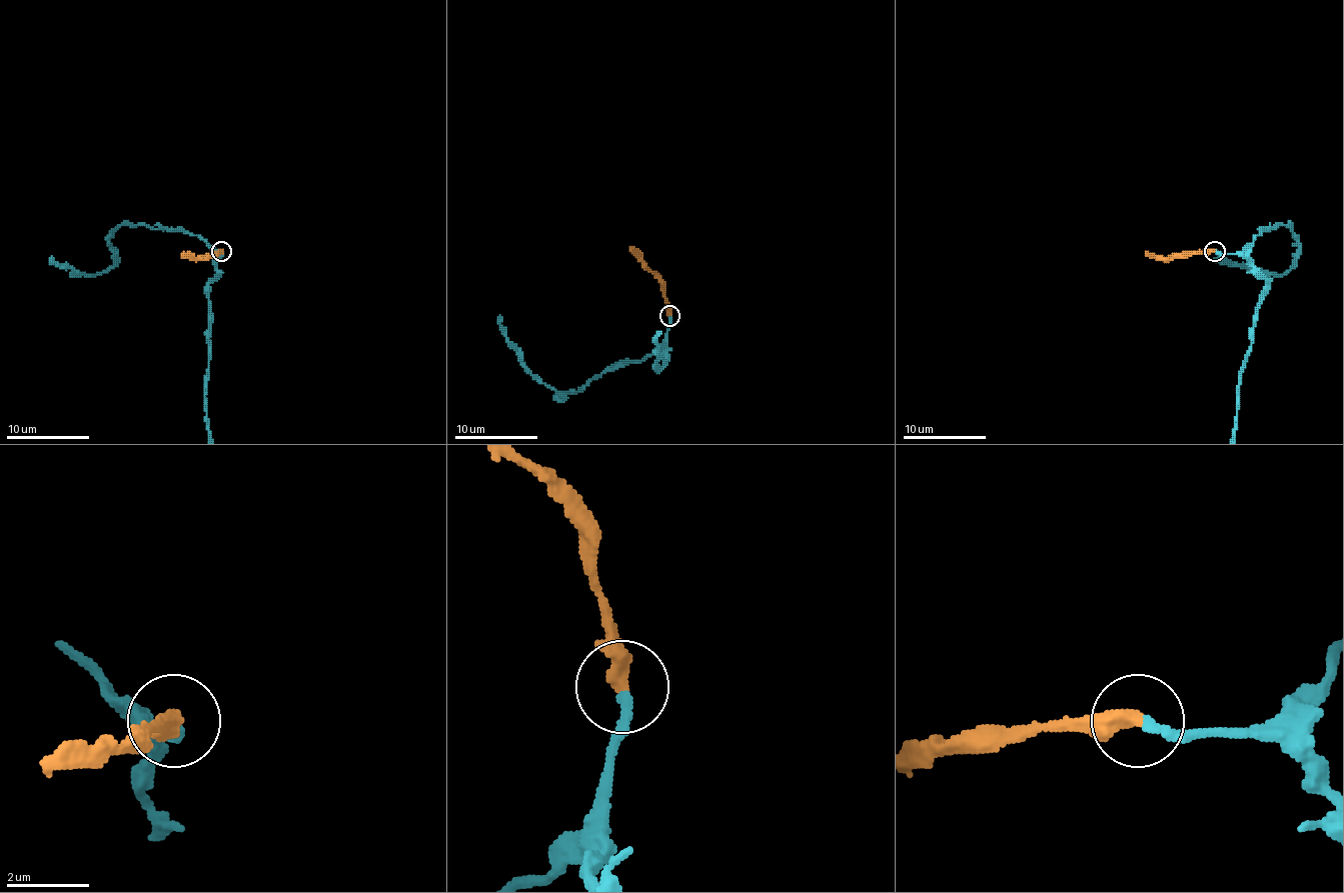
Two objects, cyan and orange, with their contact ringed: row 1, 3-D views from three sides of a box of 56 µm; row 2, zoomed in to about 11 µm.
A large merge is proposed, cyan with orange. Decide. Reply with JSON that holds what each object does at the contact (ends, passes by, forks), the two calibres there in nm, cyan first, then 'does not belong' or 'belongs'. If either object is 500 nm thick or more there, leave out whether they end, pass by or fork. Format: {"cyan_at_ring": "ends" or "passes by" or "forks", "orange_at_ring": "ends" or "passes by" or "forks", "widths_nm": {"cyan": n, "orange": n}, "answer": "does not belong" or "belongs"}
{"cyan_at_ring": "ends", "orange_at_ring": "ends", "widths_nm": {"cyan": 240, "orange": 440}, "answer": "belongs"}

